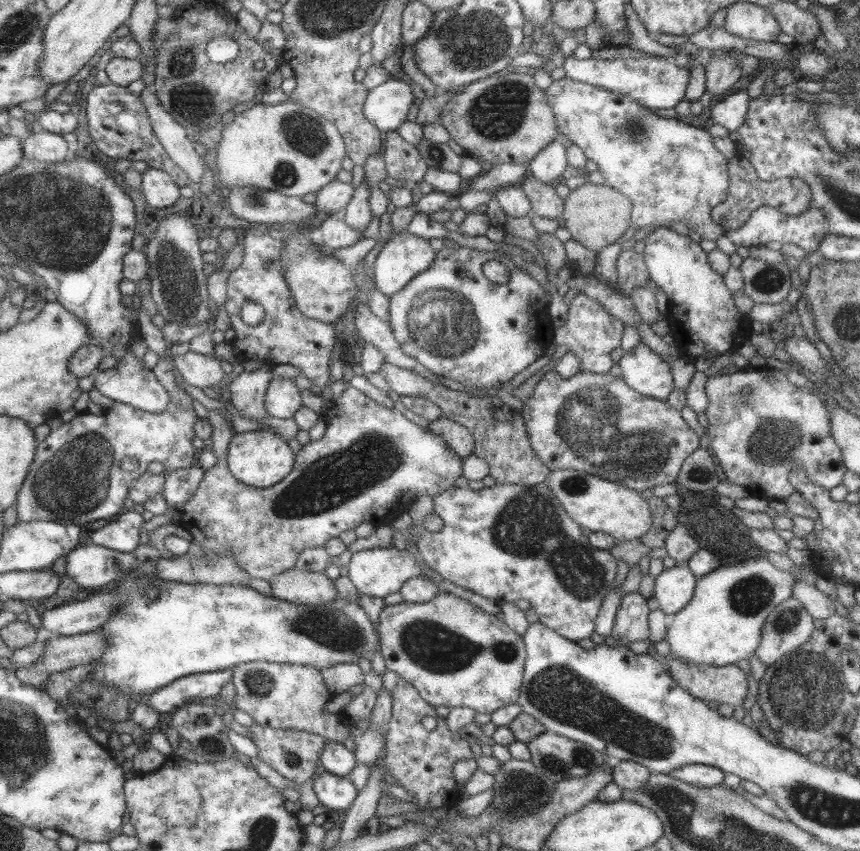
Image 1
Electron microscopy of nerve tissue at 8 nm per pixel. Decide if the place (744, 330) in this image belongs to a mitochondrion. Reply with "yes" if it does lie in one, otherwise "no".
no

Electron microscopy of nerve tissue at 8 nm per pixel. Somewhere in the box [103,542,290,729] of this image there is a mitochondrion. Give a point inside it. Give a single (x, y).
(259, 683)

